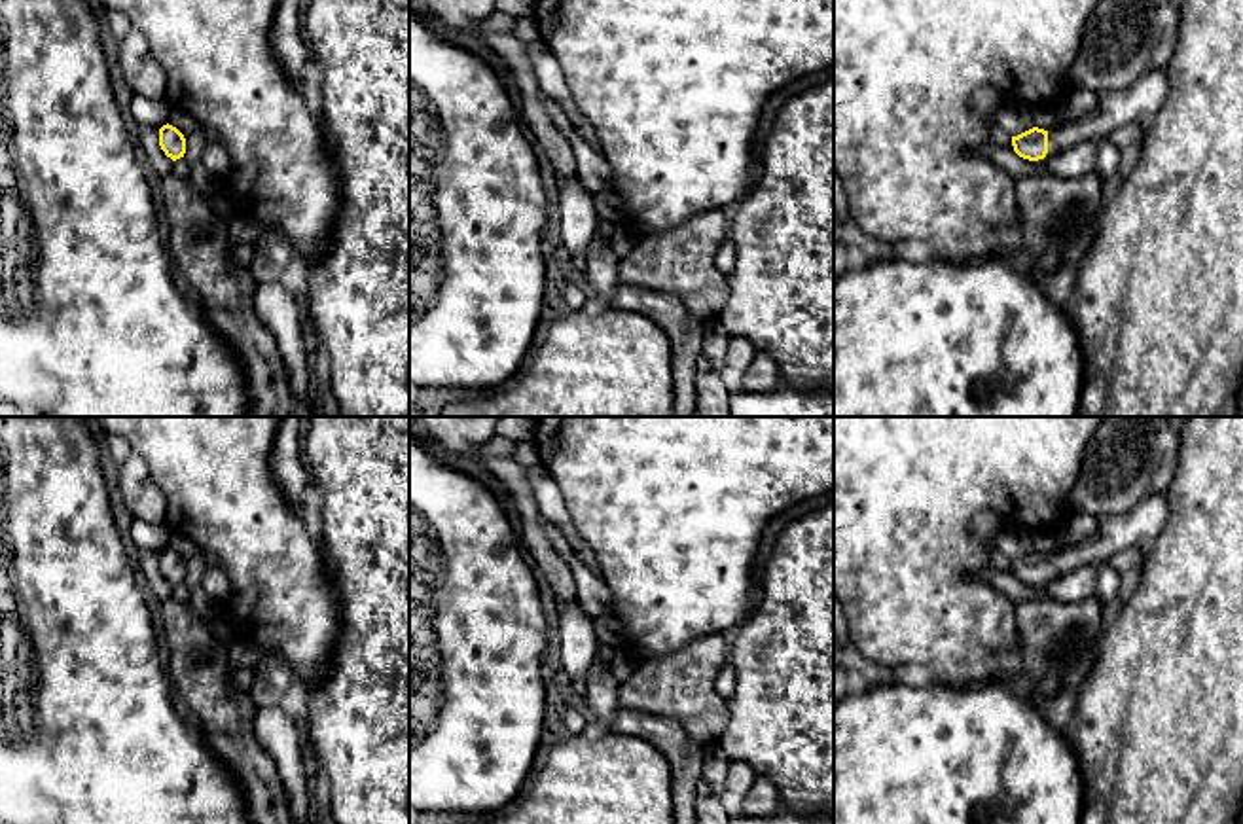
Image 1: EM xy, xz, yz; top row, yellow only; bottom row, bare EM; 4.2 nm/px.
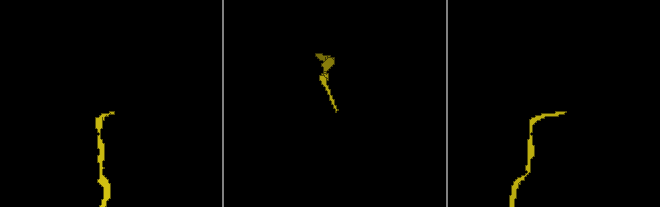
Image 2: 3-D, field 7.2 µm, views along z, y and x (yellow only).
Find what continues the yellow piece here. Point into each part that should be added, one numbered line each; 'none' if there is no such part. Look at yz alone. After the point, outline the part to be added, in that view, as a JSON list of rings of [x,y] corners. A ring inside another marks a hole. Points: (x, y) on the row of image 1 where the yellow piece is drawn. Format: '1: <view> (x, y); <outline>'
1: yz (1137, 103); [[[1167,68],[1143,74],[1133,85],[1103,97],[1103,108],[1076,121],[1061,121],[1048,131],[1048,153],[1052,157],[1074,144],[1107,138],[1114,129],[1131,123],[1146,123],[1163,104],[1169,89]]]

